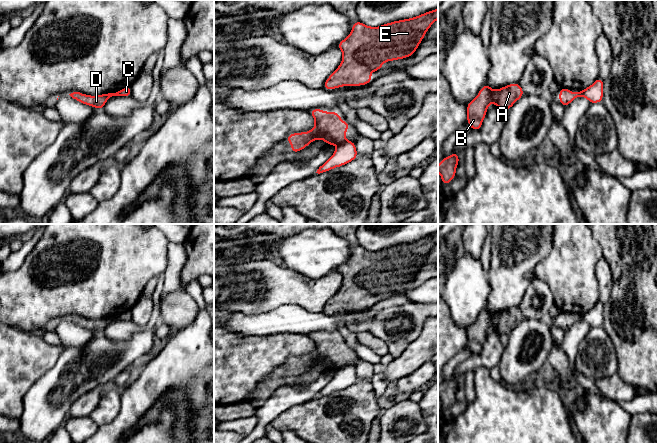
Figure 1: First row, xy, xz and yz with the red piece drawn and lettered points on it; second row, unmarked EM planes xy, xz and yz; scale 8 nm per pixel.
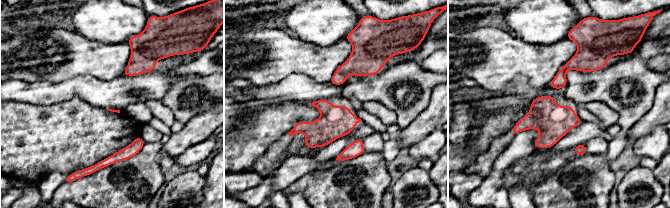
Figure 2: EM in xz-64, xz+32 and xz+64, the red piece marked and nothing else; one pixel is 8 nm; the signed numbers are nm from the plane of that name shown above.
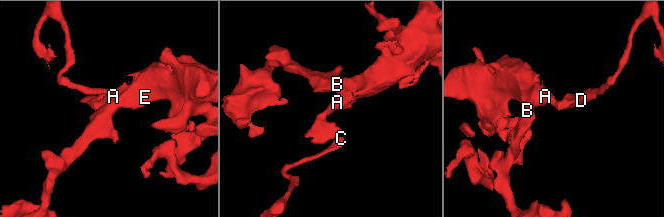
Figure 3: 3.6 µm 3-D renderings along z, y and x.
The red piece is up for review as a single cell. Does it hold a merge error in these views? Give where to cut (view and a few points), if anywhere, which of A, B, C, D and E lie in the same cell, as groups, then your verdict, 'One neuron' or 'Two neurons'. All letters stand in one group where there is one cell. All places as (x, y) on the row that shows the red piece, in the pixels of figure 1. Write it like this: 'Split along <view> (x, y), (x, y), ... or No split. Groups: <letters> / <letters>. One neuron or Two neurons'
Split along xz (345, 140), (338, 144). Groups: A B D E / C. Two neurons

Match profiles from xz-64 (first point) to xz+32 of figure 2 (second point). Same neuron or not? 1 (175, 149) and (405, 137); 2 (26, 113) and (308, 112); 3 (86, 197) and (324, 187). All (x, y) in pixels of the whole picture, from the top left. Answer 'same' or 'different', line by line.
1: same
2: same
3: same

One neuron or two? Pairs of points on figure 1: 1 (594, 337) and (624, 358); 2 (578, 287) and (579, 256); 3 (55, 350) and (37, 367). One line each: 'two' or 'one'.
1: two
2: one
3: one

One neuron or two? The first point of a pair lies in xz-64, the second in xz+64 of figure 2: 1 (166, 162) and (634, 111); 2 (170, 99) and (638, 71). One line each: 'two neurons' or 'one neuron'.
1: one neuron
2: one neuron

